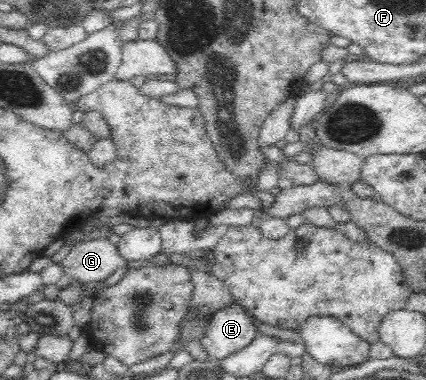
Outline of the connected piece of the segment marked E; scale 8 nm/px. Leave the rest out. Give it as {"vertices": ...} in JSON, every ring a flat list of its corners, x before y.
{"vertices":[[238,303,217,310,211,318,201,343,210,359,222,360,257,339,258,322]]}

